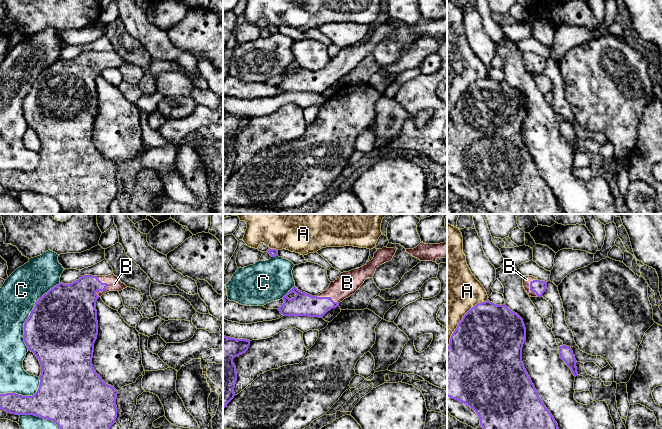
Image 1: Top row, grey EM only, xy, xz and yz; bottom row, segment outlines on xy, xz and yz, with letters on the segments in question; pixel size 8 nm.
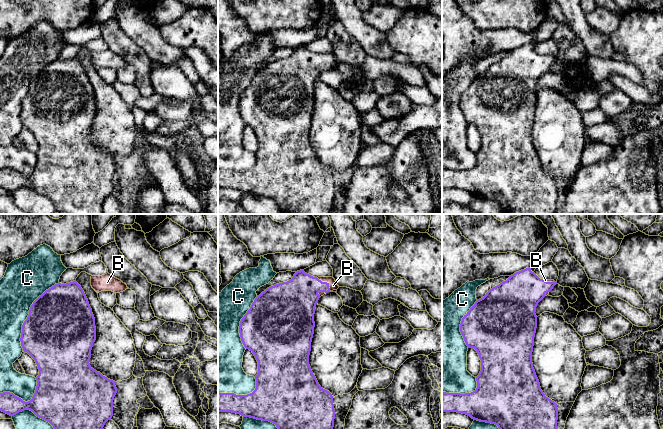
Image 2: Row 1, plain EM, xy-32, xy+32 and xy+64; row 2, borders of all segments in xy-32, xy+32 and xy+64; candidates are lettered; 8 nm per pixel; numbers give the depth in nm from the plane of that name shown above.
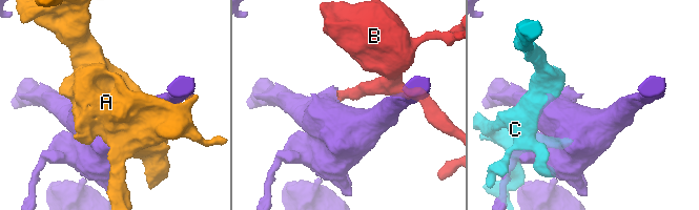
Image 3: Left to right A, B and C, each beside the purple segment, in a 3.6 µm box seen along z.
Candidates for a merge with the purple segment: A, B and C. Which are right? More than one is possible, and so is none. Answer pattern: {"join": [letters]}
{"join": ["B"]}

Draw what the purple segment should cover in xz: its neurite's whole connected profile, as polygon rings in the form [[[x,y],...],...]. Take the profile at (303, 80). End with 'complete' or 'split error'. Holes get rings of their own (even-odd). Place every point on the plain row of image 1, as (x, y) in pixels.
[[[387,22],[382,25],[377,25],[371,37],[367,38],[360,44],[341,49],[334,58],[330,59],[329,63],[325,67],[317,72],[312,72],[302,68],[294,62],[282,74],[284,79],[278,84],[278,86],[283,92],[309,92],[322,94],[328,87],[337,83],[340,78],[354,70],[366,55],[372,54],[377,43],[391,37],[396,29],[396,26],[396,23],[388,24]]]; split error

